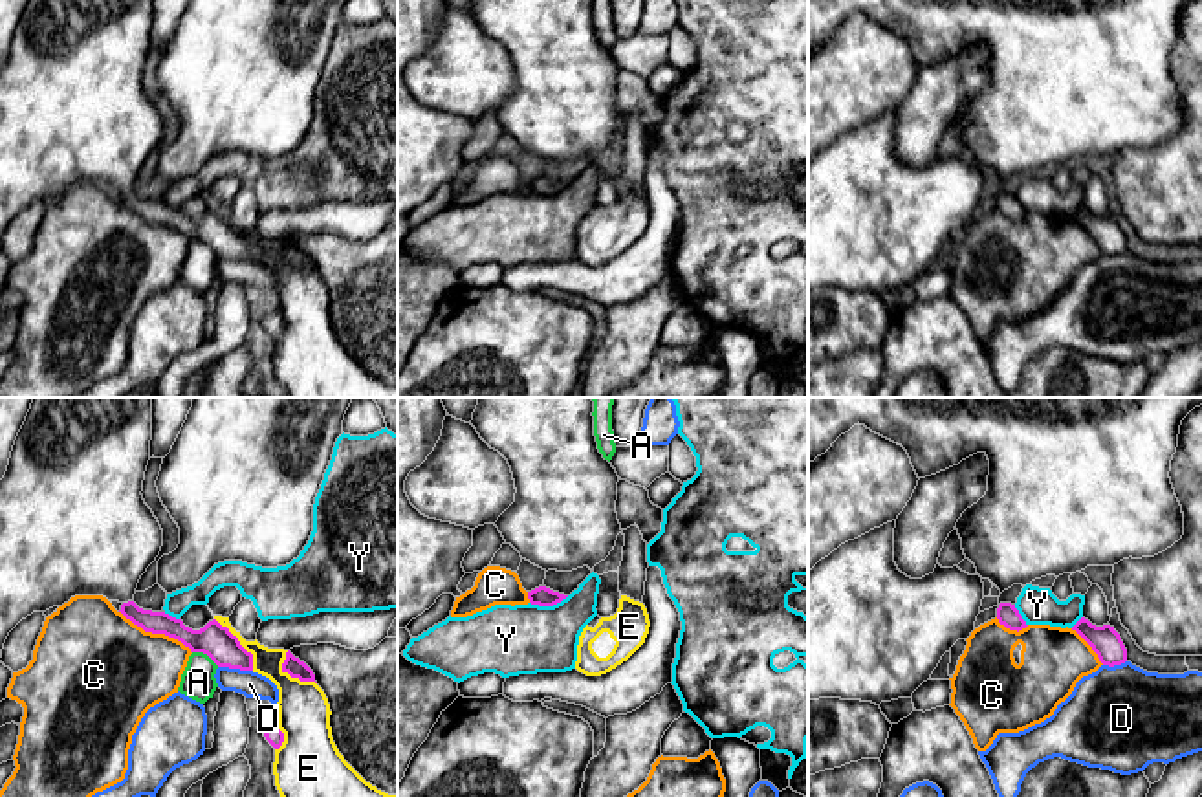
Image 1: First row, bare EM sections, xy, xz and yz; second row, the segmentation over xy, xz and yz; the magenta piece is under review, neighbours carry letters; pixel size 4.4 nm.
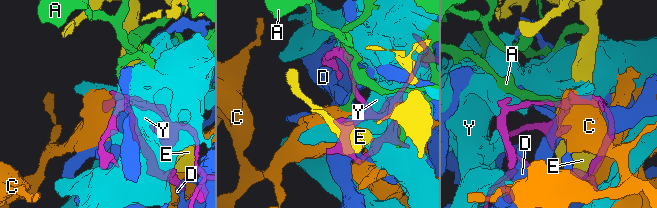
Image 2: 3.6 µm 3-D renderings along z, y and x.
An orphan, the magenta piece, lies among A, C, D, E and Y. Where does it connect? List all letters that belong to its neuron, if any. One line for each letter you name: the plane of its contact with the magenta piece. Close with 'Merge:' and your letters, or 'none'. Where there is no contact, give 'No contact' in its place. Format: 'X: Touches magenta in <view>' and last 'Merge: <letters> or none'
Merge: none

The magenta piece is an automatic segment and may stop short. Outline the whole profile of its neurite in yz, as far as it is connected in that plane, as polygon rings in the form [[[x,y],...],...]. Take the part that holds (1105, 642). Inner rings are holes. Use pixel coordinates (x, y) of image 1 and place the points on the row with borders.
[[[1081,617],[1072,630],[1092,647],[1103,665],[1114,667],[1127,661],[1127,649],[1114,627],[1096,627]]]

